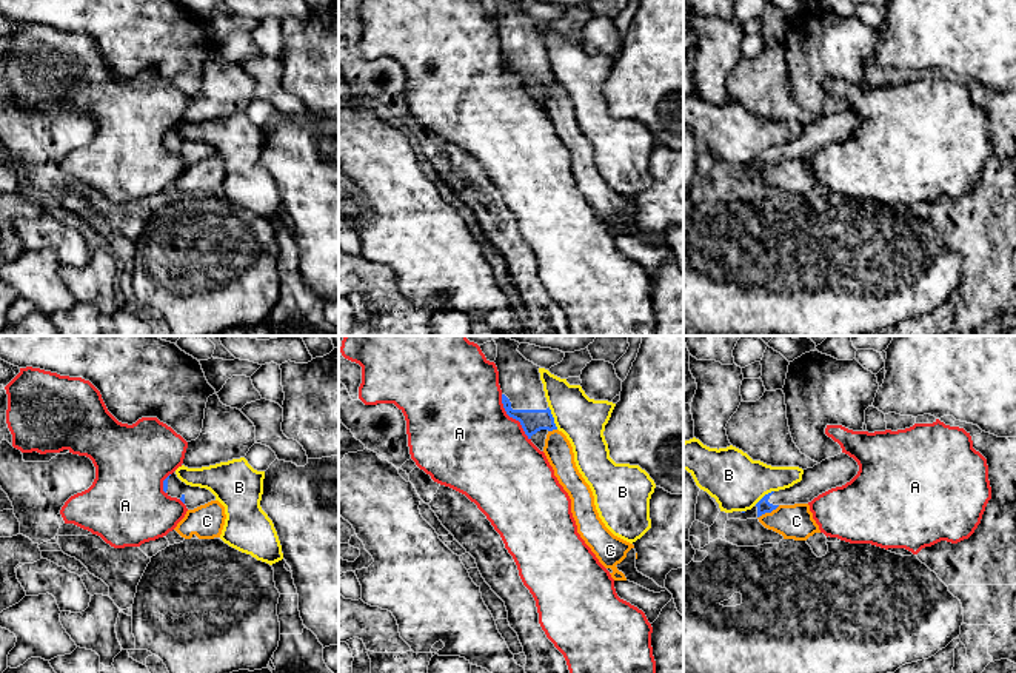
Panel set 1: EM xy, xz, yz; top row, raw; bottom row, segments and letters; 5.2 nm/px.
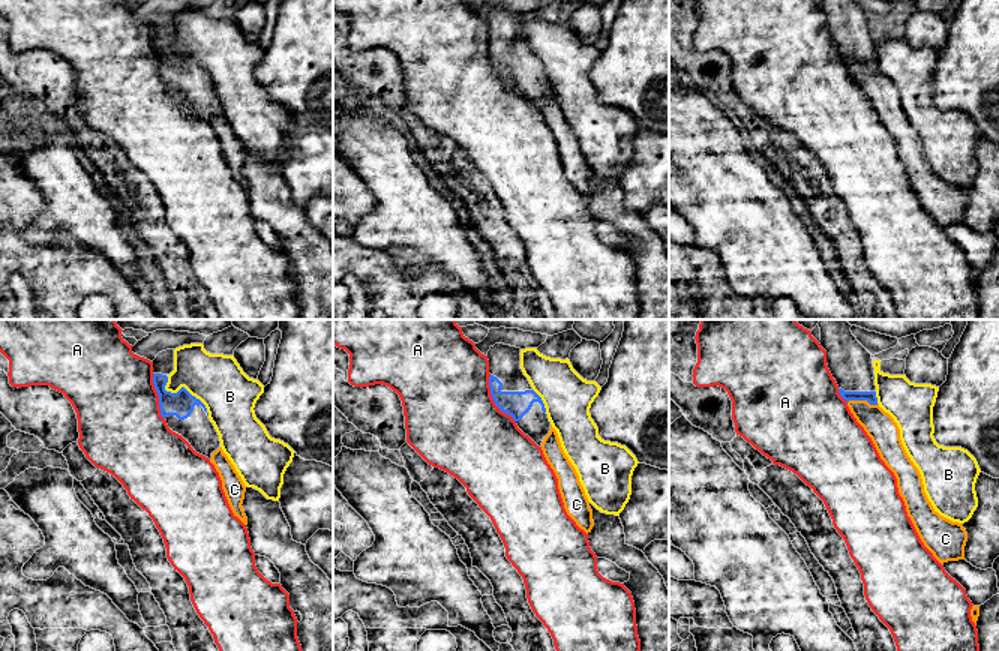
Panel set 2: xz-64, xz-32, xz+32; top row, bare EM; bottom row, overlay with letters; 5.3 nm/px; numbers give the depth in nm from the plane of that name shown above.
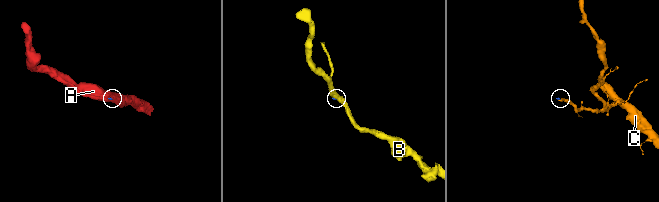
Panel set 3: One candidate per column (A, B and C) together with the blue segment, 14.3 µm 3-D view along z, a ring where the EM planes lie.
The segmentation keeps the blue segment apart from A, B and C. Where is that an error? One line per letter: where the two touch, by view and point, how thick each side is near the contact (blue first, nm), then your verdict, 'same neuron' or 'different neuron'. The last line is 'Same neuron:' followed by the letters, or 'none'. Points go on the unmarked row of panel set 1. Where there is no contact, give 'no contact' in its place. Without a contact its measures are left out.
A: xz (513, 73) | 120/480 nm | different neuron
B: xz (553, 74) | 120/240 nm | different neuron
C: yz (770, 167) | 70/180 nm | different neuron
Same neuron: none

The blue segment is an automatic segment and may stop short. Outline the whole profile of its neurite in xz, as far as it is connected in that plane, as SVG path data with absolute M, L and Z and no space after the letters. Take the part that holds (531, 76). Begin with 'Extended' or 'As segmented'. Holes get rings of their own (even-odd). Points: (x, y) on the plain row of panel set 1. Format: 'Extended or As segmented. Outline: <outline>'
Extended. Outline: M497 0L497 12L494 15L499 26L499 40L502 45L502 59L506 69L520 77L528 94L543 106L546 89L557 85L554 72L548 62L543 39L537 20L526 15L519 6L519 0Z

